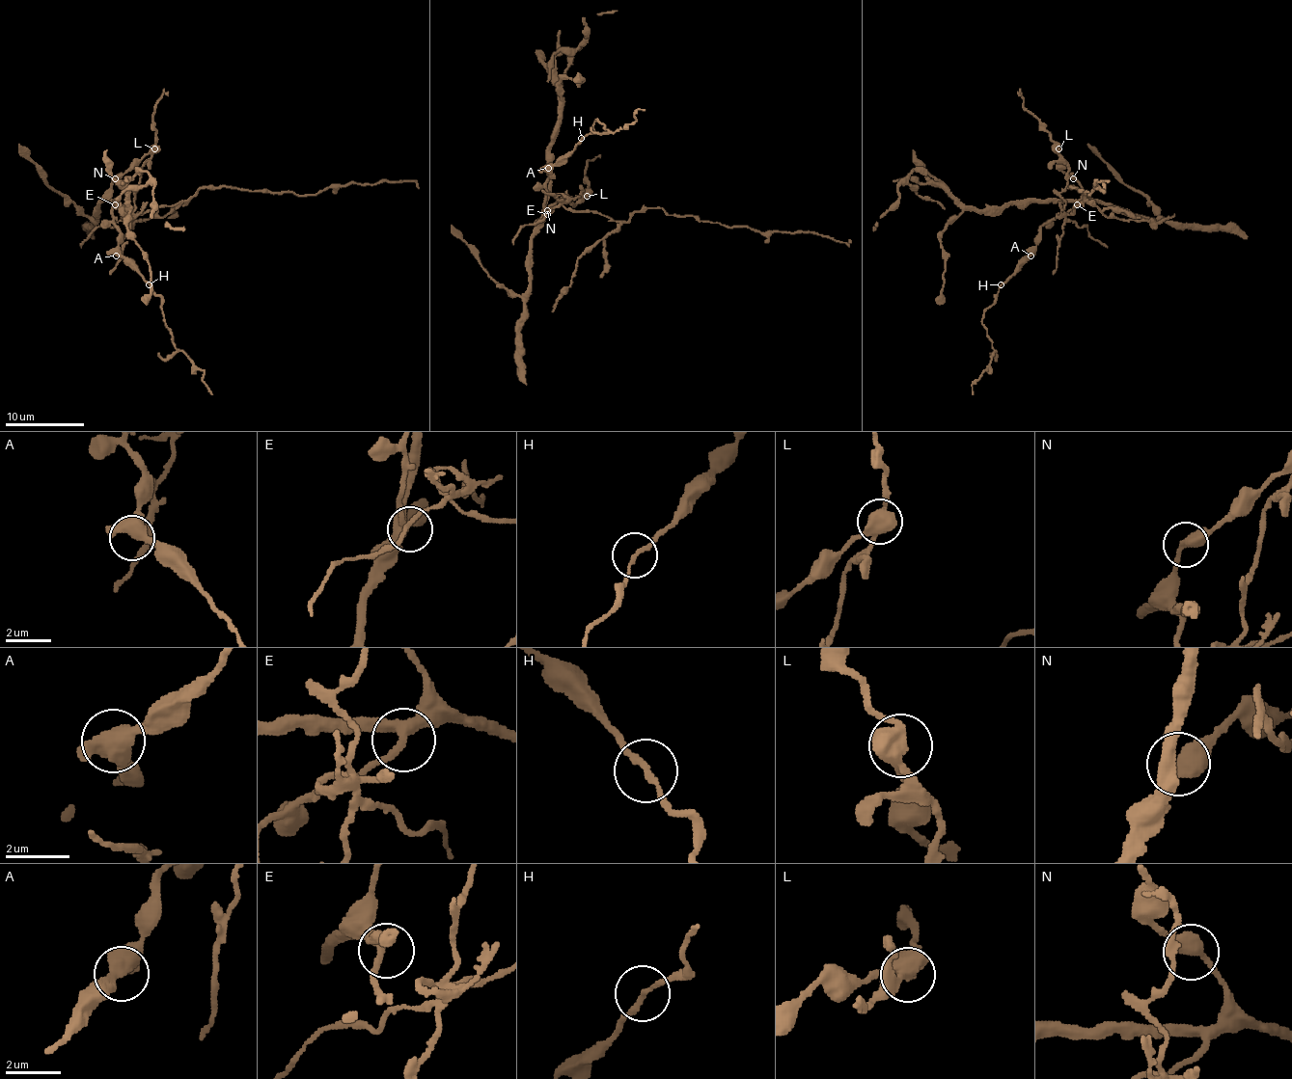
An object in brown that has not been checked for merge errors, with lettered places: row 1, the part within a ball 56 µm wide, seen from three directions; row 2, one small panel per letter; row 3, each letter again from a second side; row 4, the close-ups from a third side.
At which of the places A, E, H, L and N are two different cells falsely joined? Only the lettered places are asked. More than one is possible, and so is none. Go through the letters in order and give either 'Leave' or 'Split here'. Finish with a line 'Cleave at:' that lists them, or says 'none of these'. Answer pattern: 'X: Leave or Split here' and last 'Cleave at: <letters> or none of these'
A: Leave
E: Leave
H: Split here
L: Split here
N: Leave
Cleave at: H, L

